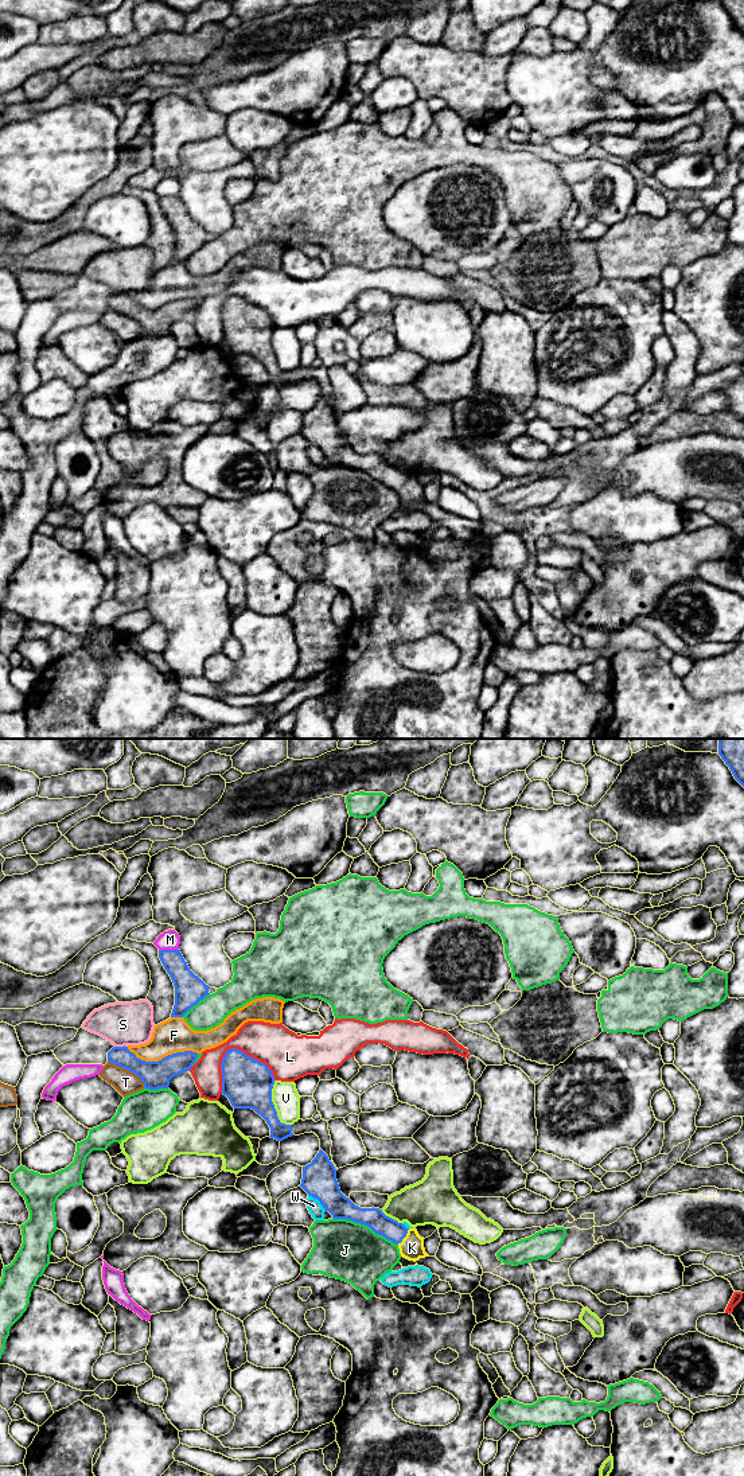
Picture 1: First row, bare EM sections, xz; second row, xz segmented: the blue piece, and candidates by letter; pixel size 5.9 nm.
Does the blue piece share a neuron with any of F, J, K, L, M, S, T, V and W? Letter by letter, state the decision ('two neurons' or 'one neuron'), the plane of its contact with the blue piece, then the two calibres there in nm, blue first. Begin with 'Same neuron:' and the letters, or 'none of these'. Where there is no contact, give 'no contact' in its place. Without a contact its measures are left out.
Same neuron: K
F: two neurons | xz | 170/200 nm
J: two neurons | xz | 140/360 nm
K: one neuron | xz | 120/140 nm
L: two neurons | xz | 300/280 nm
M: two neurons | xz | 160/120 nm
S: two neurons | xz | 160/260 nm
T: two neurons | xz | 170/140 nm
V: two neurons | xz | 300/160 nm
W: two neurons | xz | 200/90 nm

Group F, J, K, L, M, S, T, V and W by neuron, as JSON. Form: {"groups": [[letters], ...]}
{"groups": [["F"], ["J"], ["K"], ["L"], ["M"], ["S"], ["T"], ["V"], ["W"]]}

